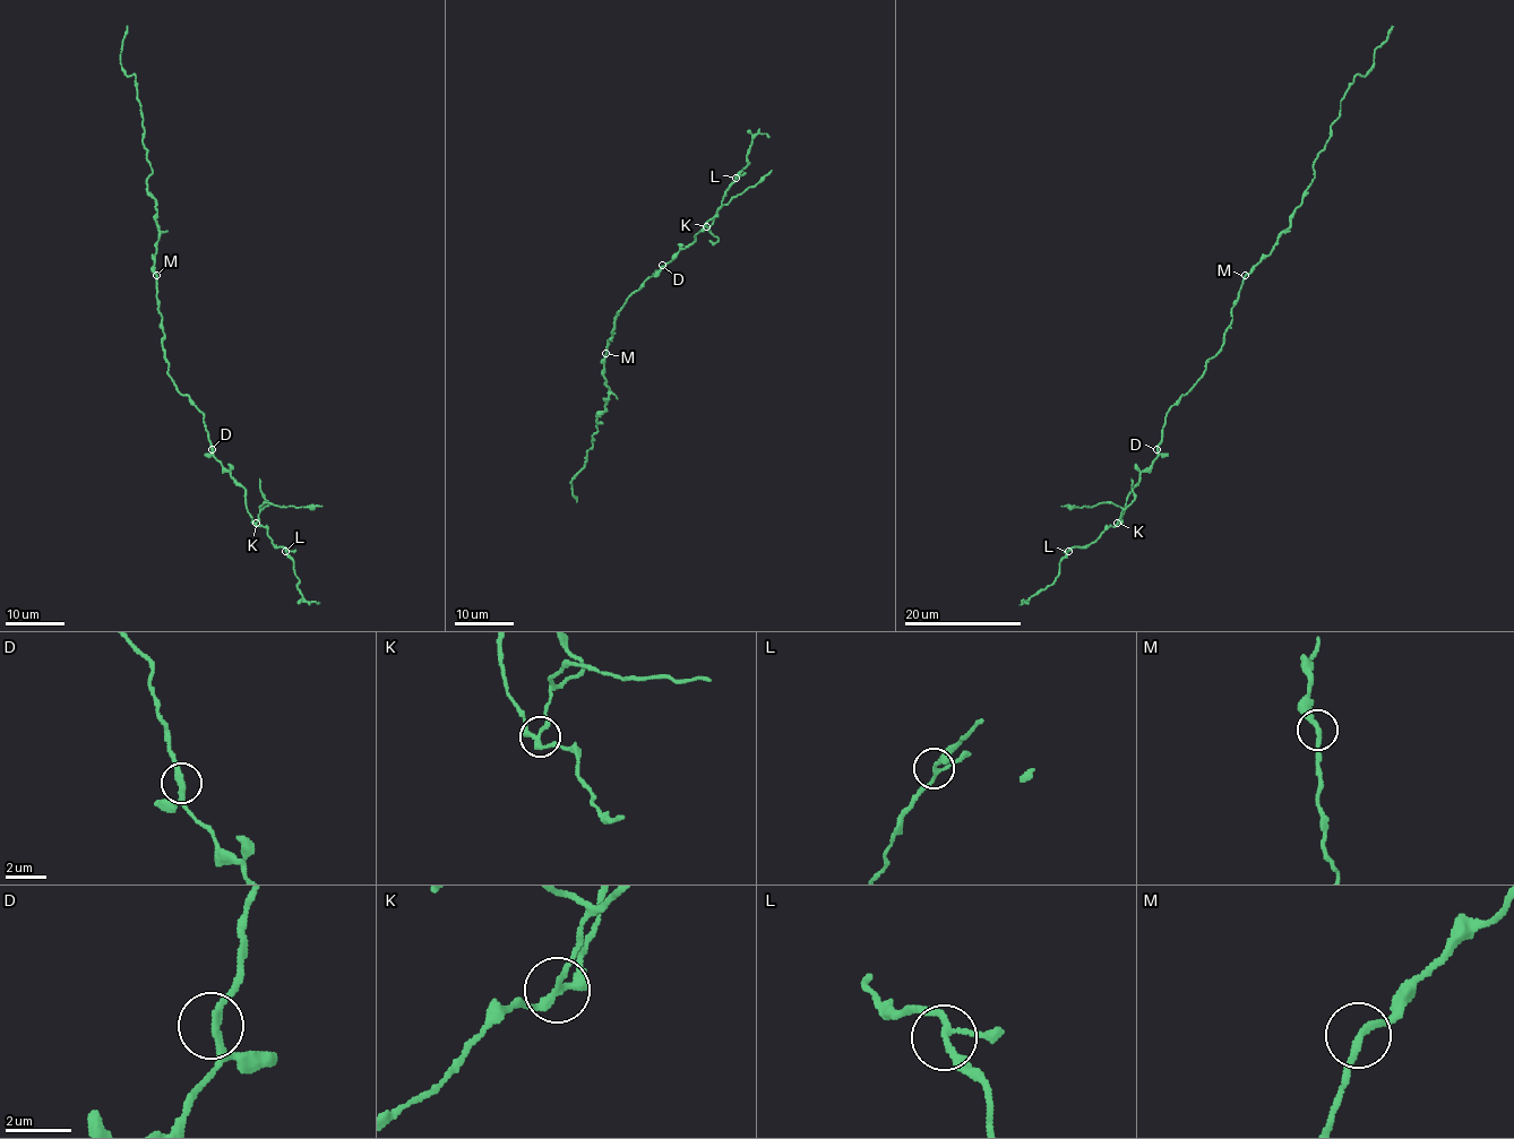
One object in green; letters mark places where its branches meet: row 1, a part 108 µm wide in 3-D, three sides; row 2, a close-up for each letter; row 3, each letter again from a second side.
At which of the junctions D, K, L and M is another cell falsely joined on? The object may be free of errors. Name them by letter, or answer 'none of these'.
K

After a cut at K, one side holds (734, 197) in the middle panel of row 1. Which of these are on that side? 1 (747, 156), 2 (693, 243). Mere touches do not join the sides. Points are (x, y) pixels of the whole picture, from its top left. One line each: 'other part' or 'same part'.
1: other part
2: other part

